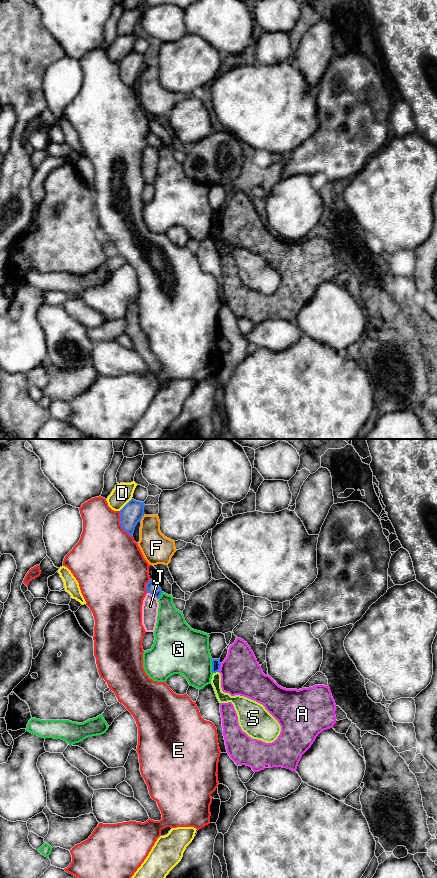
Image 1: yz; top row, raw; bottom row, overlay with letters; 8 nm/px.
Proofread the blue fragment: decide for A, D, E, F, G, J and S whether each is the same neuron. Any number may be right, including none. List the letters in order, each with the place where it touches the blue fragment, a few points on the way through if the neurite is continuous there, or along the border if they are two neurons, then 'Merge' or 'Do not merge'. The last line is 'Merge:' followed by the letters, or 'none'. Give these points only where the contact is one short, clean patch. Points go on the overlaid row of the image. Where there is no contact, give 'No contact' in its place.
A: Touches blue at yz (219, 667). Do not merge
D: Touches blue at yz (126, 504). Do not merge
E: Touches blue at yz (120, 523). Do not merge
F: Touches blue at yz (141, 518). Do not merge
G: Touches blue at yz (212, 666). Do not merge
J: Touches blue at yz (152, 594). Do not merge
S: Touches blue at yz (215, 672). Boundary: yz (218, 671), (213, 673). Do not merge
Merge: none

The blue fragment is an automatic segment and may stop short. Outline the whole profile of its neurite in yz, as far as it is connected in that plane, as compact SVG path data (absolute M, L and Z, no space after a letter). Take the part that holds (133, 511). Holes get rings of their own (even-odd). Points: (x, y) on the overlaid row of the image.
M131 499L121 510L120 510L120 524L124 531L129 535L133 535L135 527L144 516L144 502L136 501Z

